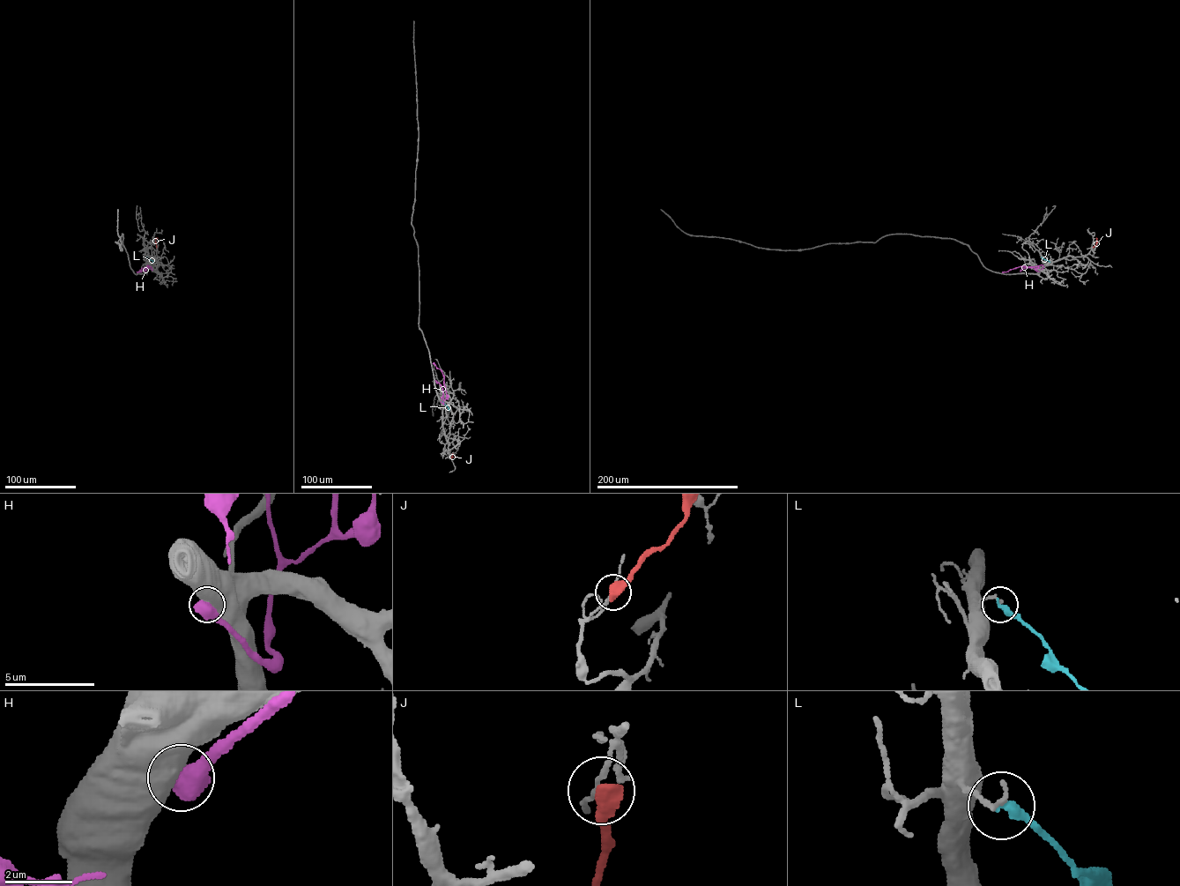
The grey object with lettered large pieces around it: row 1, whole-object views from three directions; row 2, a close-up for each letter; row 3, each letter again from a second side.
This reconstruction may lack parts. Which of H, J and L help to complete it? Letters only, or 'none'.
none

